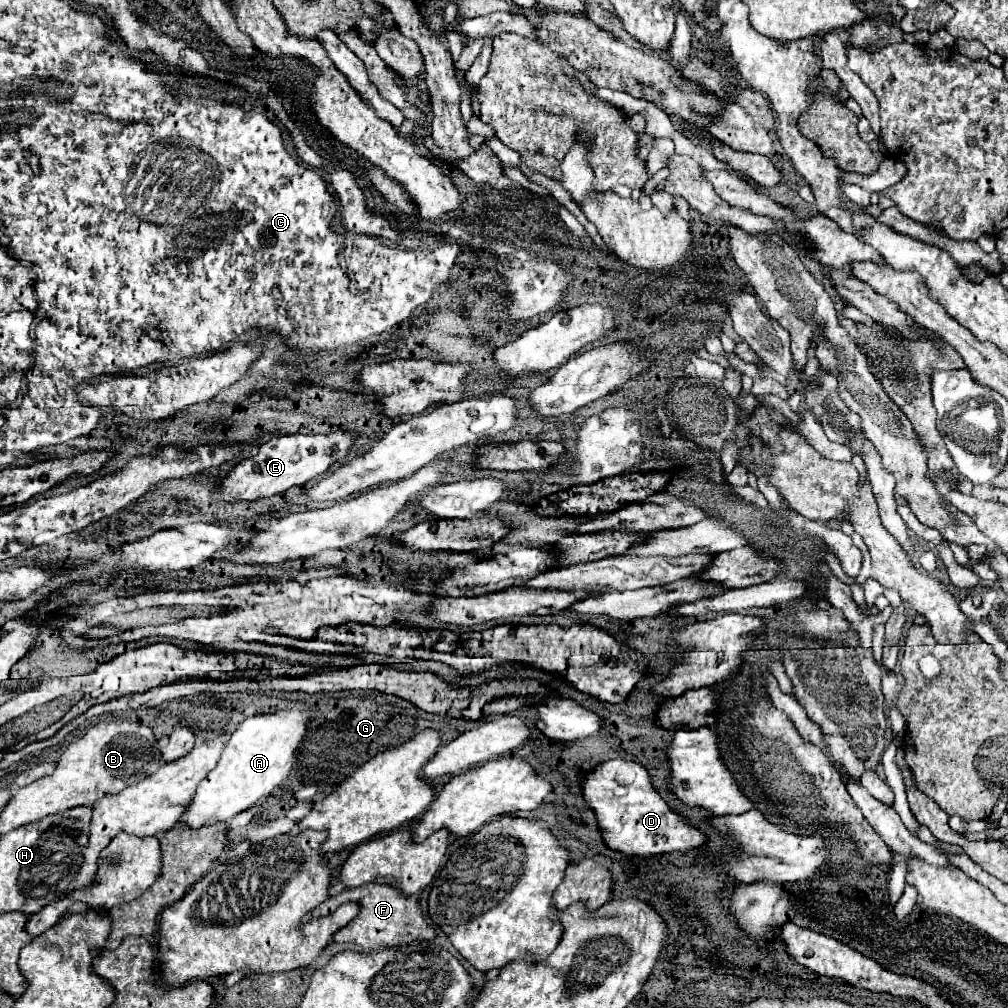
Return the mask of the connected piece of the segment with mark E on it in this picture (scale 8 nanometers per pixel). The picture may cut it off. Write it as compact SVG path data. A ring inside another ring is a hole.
M344 430L332 432L328 436L318 434L318 436L304 436L304 434L294 434L294 436L278 436L266 440L260 450L250 456L240 460L220 482L220 492L222 492L222 502L236 502L236 500L260 500L268 498L274 494L282 494L292 486L306 484L308 480L324 474L332 464L344 462L350 446L356 442L356 436Z

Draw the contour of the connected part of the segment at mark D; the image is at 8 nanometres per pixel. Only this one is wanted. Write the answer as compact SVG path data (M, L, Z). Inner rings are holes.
M608 760L594 766L580 782L582 798L596 814L602 842L626 856L652 856L660 852L692 850L702 846L704 836L688 824L686 818L674 814L662 796L650 786L650 776L644 766L628 760Z

